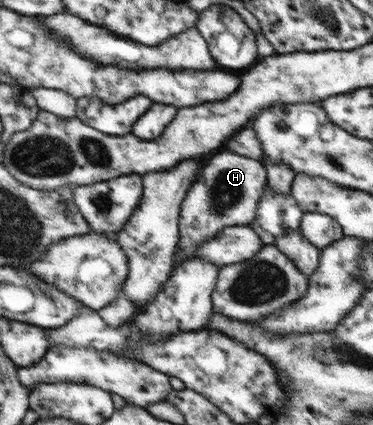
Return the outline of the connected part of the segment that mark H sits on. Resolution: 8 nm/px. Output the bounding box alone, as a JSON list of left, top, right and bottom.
[177,148,267,258]

